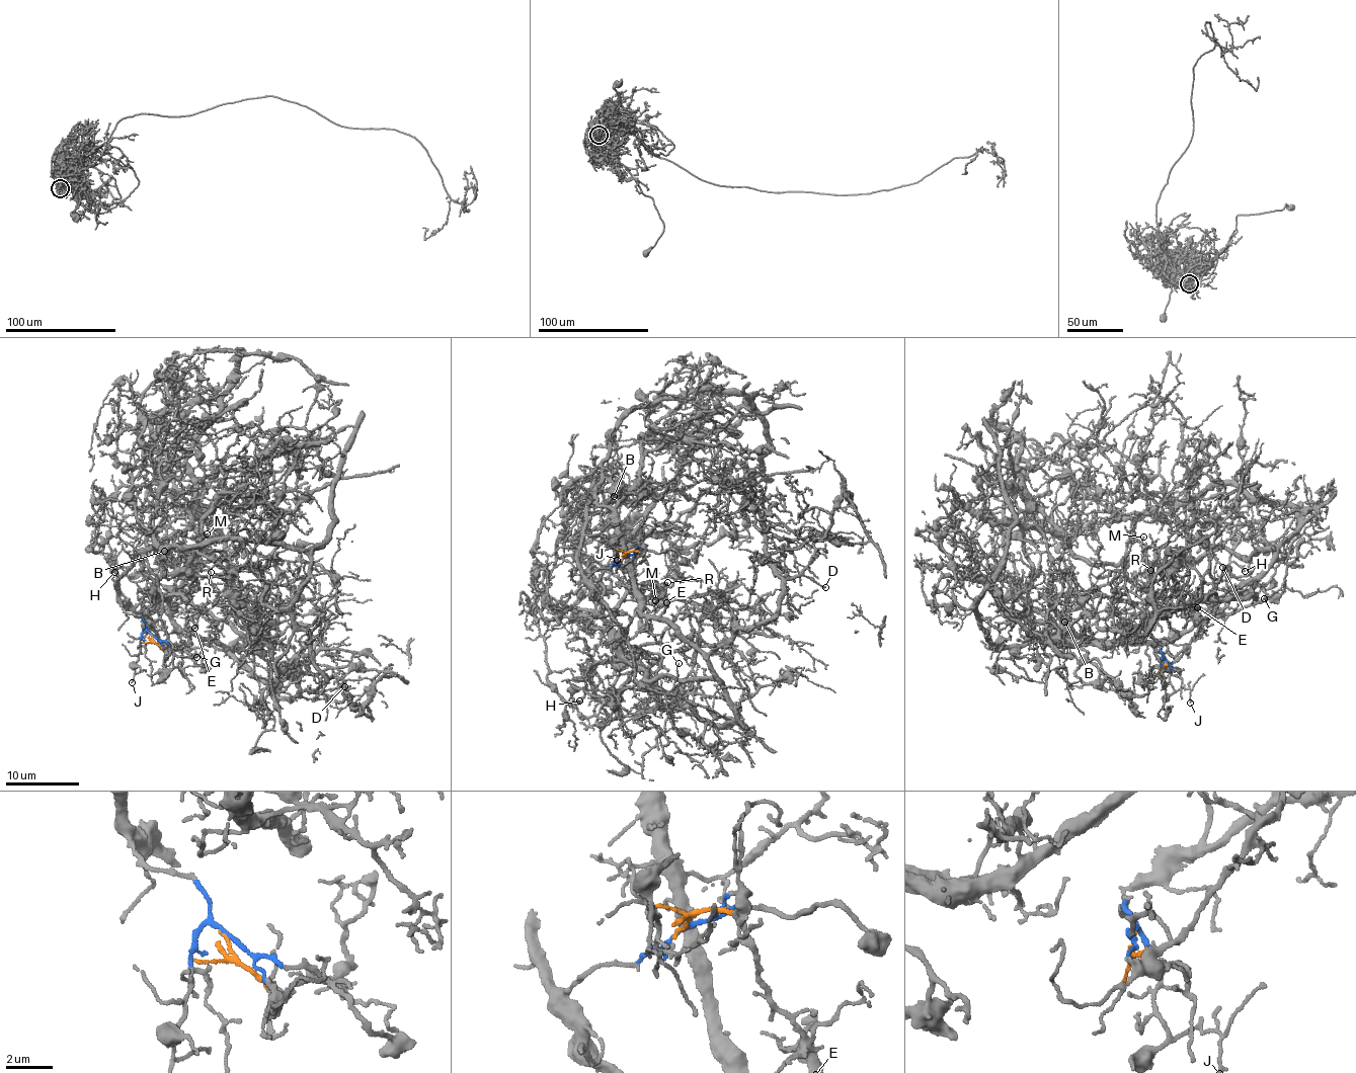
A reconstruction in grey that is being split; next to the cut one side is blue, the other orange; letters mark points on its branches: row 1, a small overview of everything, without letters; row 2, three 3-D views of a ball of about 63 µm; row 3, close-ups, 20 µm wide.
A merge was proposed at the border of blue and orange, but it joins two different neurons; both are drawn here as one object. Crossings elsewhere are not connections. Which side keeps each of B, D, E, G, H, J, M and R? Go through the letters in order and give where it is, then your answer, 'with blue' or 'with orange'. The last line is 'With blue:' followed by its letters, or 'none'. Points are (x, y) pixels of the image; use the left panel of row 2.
B: at (164, 551); with blue
D: at (344, 686); with orange
E: at (194, 628); with orange
G: at (196, 657); with blue
H: at (114, 572); with blue
J: at (132, 682); with blue
M: at (207, 533); with orange
R: at (211, 572); with orange
With blue: B, G, H, J

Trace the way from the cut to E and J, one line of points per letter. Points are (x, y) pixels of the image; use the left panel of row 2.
E: (151, 634), (167, 653), (188, 642), (189, 633), (185, 625), (189, 620), (197, 625), (194, 629)
J: (151, 634), (143, 633), (139, 654), (132, 666), (135, 670), (131, 683)

